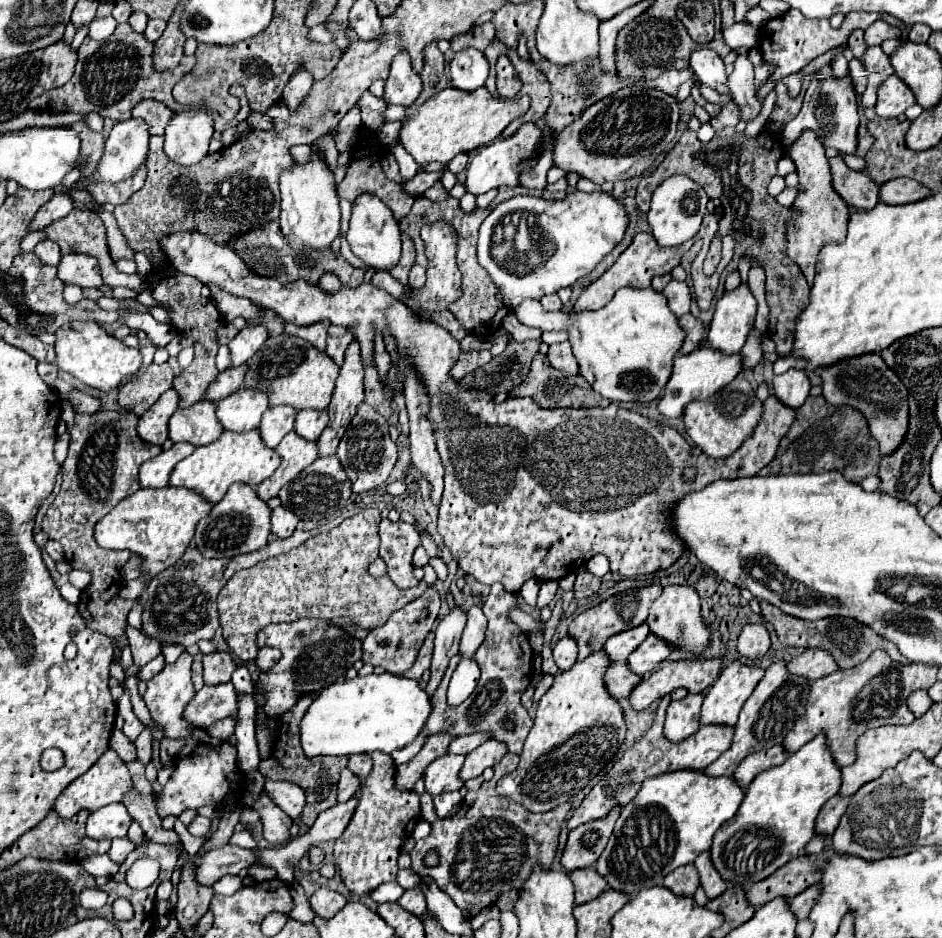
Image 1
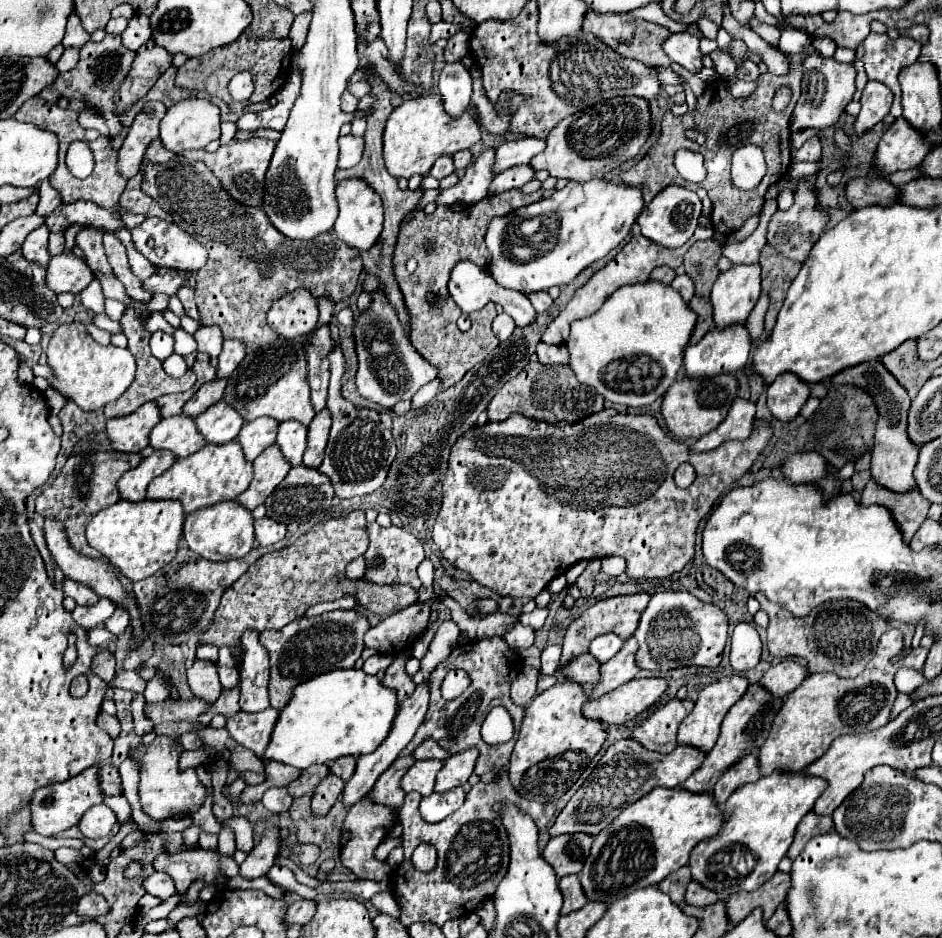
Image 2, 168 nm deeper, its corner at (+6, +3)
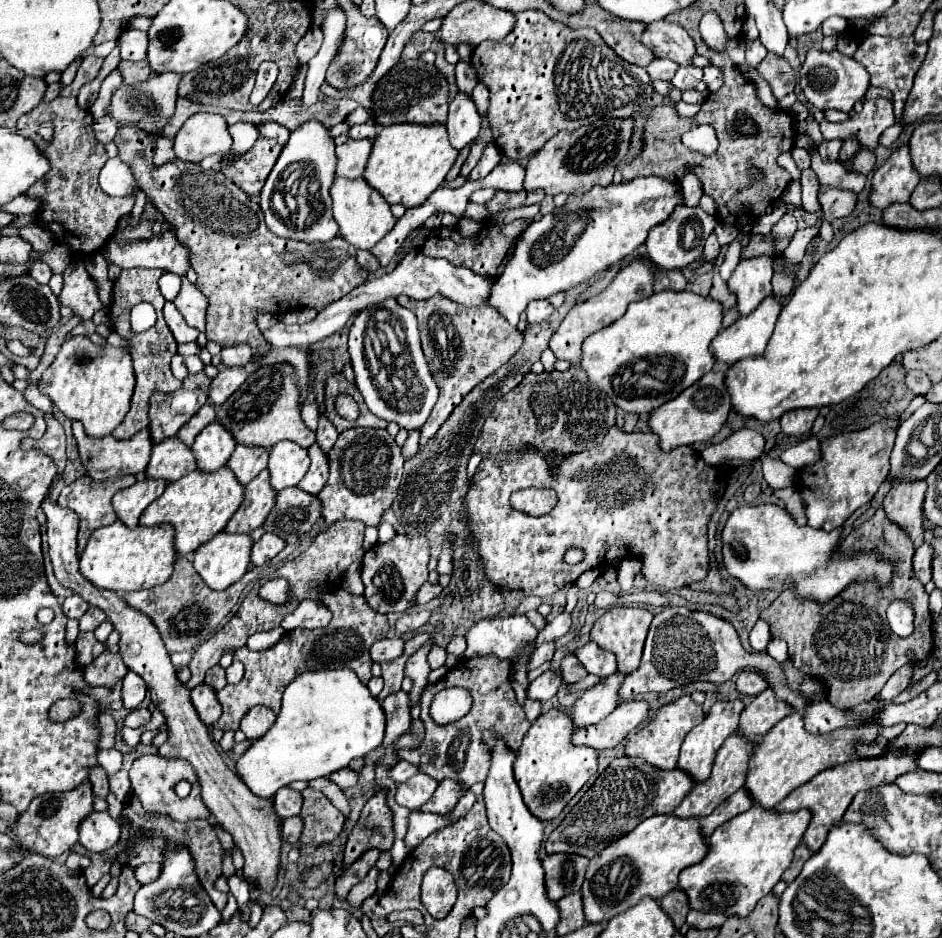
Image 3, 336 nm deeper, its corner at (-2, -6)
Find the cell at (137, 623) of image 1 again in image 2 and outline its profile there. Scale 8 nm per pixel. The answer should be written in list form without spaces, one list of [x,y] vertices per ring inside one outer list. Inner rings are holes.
[[[124,501],[102,509],[86,527],[88,543],[110,559],[130,581],[140,581],[176,557],[178,541],[182,539],[182,523],[186,519],[180,501]]]

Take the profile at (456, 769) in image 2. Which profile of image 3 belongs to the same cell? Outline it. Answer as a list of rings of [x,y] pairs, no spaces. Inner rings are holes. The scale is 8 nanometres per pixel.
[[[442,780],[438,784],[436,792],[432,794],[432,798],[424,806],[420,806],[420,812],[434,812],[434,814],[444,816],[444,814],[448,814],[456,806],[460,796],[462,796],[462,790],[460,790],[458,782]]]

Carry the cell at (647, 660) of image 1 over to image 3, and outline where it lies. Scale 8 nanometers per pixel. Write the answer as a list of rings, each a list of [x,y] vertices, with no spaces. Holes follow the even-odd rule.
[[[616,672],[608,678],[604,678],[594,688],[586,690],[570,708],[574,728],[590,726],[590,724],[606,718],[618,706],[618,688],[620,688],[622,680],[624,680],[624,674]]]

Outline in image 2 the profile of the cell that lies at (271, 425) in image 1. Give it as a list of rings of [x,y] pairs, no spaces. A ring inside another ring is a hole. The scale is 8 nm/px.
[[[260,417],[256,421],[244,423],[244,427],[236,439],[242,445],[248,461],[254,461],[266,447],[270,447],[276,441],[278,425],[280,423],[272,421],[270,417]]]

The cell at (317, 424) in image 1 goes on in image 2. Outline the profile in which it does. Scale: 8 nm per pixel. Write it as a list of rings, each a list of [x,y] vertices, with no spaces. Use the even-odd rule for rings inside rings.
[[[284,421],[284,423],[280,423],[276,443],[278,443],[280,451],[284,453],[284,457],[292,465],[302,463],[302,453],[306,449],[306,437],[308,437],[306,425],[300,425],[298,421]]]

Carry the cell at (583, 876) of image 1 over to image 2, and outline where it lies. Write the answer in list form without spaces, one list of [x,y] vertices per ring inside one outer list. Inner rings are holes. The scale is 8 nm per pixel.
[[[568,875],[568,877],[562,877],[560,879],[560,889],[562,889],[562,895],[564,895],[564,905],[562,905],[562,915],[570,913],[570,911],[576,911],[580,909],[588,899],[586,899],[586,893],[580,885],[580,877],[578,875]]]

